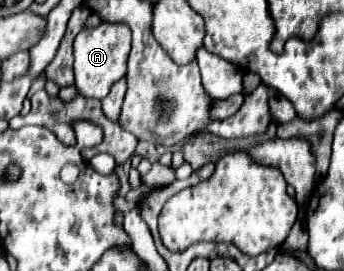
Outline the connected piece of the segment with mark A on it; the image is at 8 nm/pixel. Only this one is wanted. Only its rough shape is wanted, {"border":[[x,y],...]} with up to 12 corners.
{"border":[[101,22],[75,36],[75,86],[105,98],[125,76],[127,24]]}

